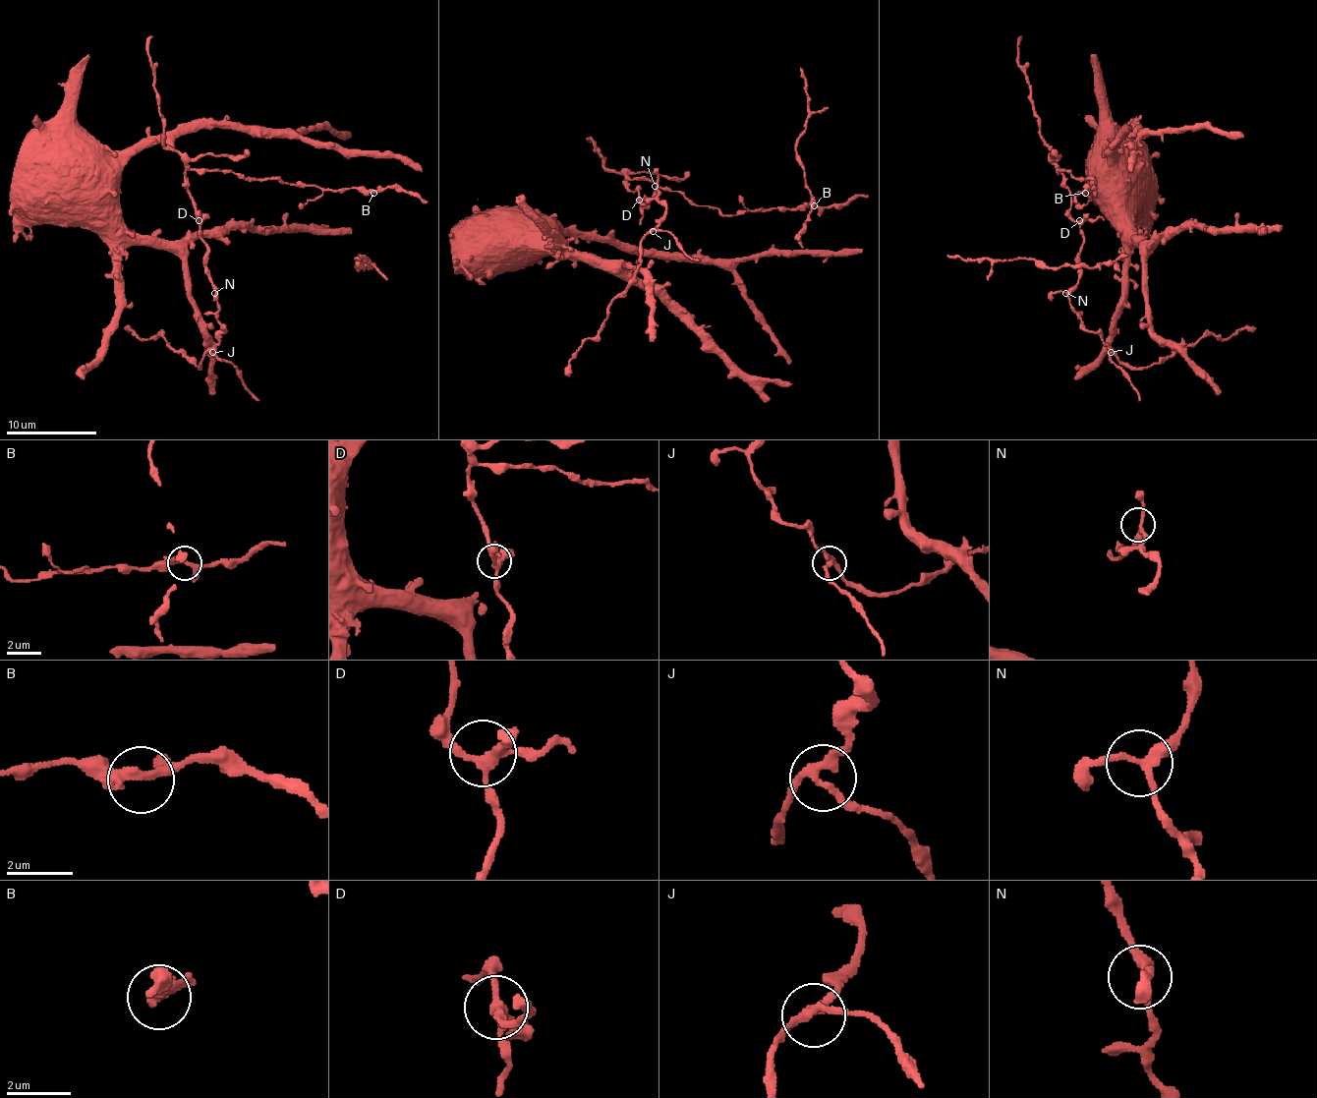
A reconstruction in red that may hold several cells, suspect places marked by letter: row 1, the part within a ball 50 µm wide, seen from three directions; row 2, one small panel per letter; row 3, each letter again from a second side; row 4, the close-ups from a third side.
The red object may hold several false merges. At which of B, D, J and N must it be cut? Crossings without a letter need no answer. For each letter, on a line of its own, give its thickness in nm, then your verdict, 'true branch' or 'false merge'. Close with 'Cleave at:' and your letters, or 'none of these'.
B: 240 nm | true branch
D: 240 nm | true branch
J: 240 nm | true branch
N: 240 nm | true branch
Cleave at: none of these

